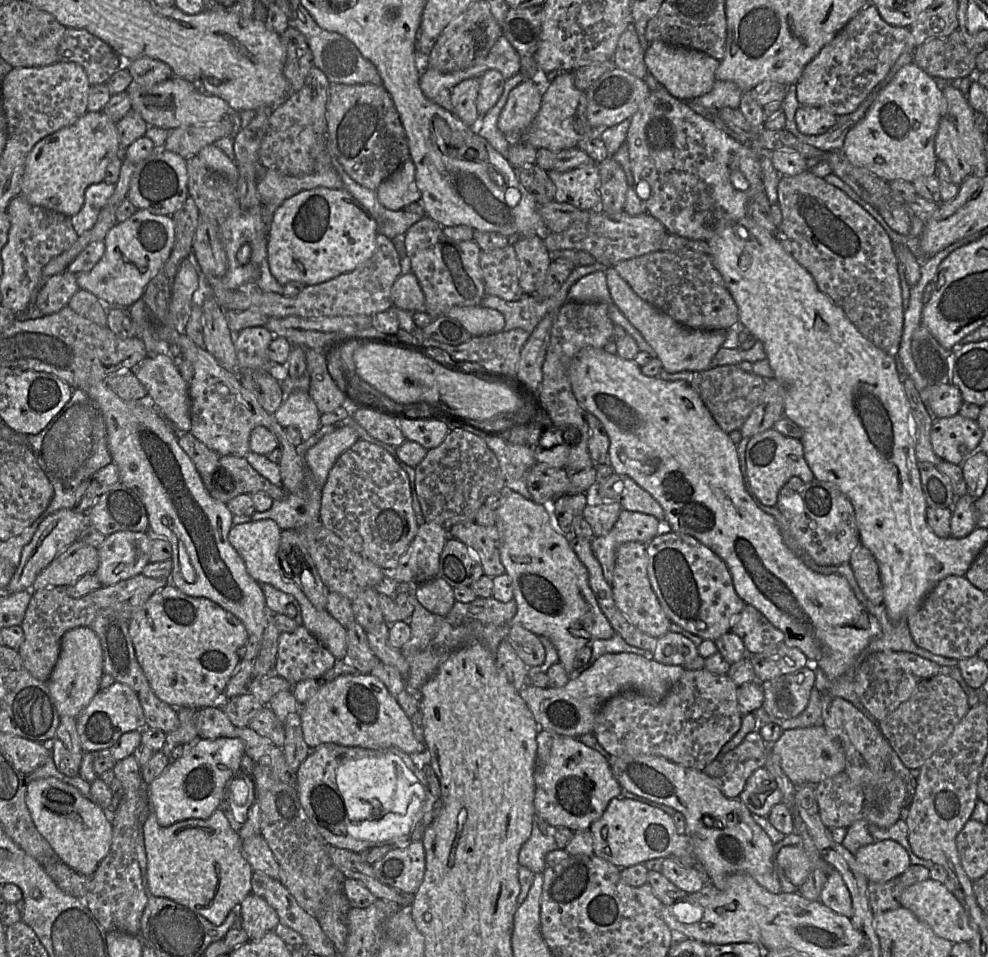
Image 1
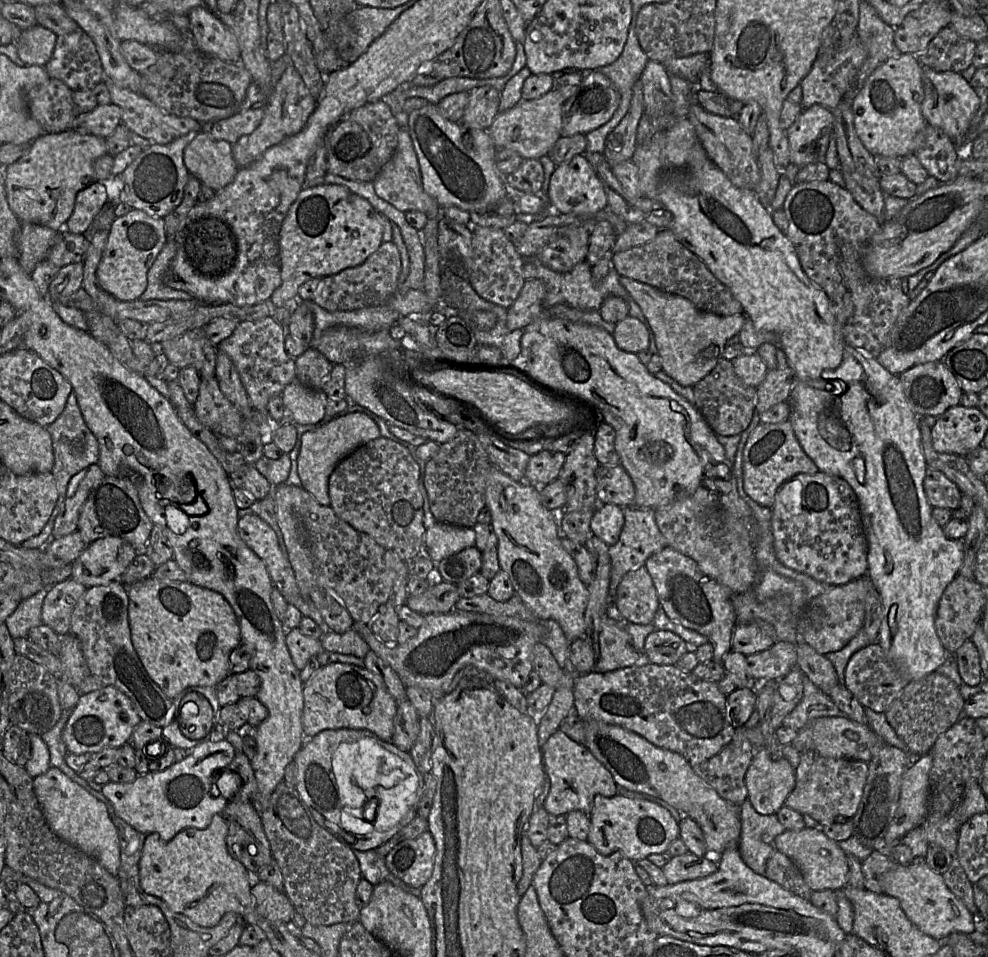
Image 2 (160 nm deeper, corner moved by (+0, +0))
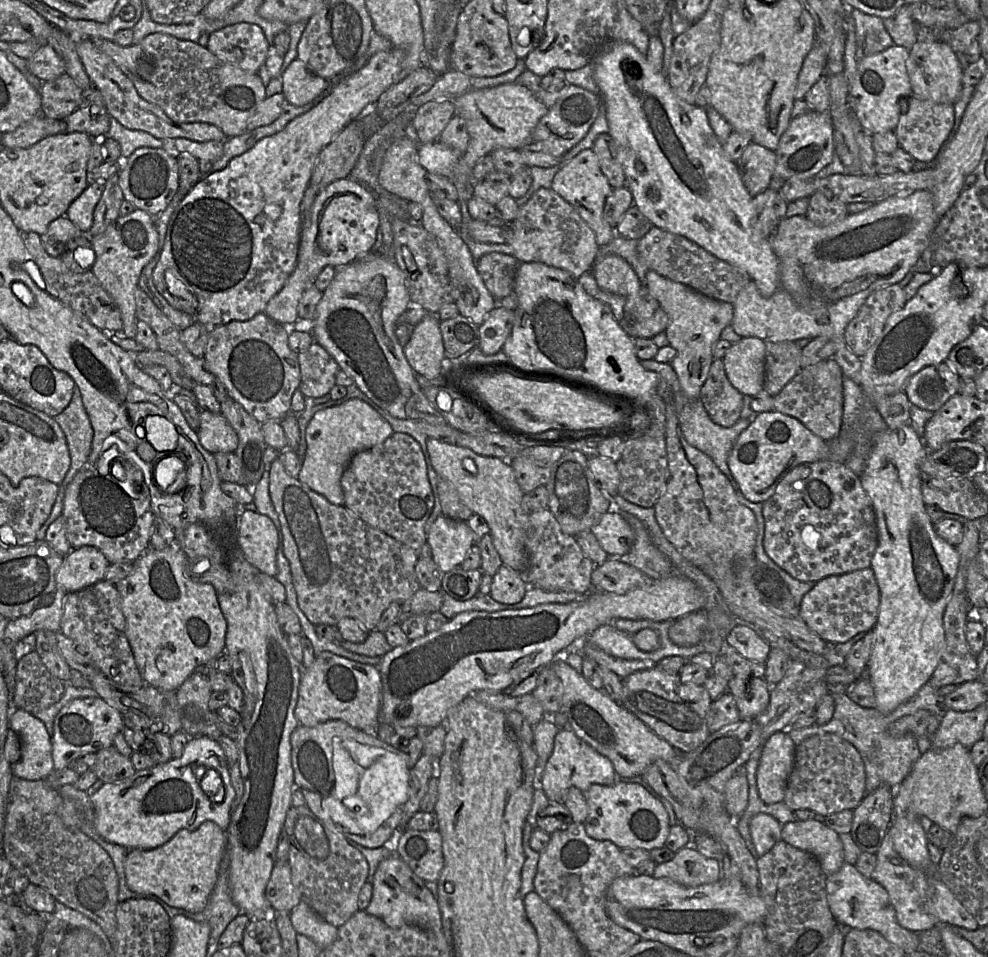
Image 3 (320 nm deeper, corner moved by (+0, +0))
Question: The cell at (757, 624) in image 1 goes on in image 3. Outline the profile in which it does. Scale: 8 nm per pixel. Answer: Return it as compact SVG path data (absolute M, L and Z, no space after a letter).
M738 622L726 637L729 647L748 659L766 663L770 653L770 645L752 627Z

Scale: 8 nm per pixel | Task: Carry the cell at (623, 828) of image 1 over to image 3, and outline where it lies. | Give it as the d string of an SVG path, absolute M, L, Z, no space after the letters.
M620 780L609 786L592 784L584 796L587 802L584 826L591 838L611 841L620 849L650 851L665 845L671 826L668 813L663 804L640 784Z

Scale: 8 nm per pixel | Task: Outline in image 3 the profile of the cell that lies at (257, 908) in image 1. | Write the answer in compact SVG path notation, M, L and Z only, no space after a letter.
M276 862L265 889L265 897L274 912L290 913L301 901L291 880L288 862Z

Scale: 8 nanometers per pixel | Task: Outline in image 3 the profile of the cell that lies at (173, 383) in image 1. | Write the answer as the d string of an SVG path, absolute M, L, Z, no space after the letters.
M135 209L132 213L117 218L102 233L91 237L91 244L95 252L95 262L91 271L120 310L123 322L121 335L134 339L138 321L135 314L135 293L139 288L140 274L158 249L158 232L154 217Z

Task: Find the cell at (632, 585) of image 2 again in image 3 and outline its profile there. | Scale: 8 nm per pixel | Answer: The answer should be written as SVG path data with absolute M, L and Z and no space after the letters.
M609 558L604 564L595 566L591 574L593 590L617 595L645 586L650 580L653 579L637 568L621 562L619 558Z

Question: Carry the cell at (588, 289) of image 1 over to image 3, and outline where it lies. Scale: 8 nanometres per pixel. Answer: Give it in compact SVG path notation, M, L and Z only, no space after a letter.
M584 149L567 163L560 165L560 169L552 181L551 189L576 209L594 231L599 247L611 242L616 234L616 227L612 227L604 219L603 210L606 198L611 194L613 188L601 171L598 158L592 149Z

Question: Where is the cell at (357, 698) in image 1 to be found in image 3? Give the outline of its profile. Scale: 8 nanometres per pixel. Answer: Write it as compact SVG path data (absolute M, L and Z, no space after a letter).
M322 652L311 666L302 668L294 716L305 727L342 720L353 728L376 735L381 701L382 682L377 667Z

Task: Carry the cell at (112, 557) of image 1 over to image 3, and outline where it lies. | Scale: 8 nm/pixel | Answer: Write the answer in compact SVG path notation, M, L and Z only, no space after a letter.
M93 546L72 549L56 573L56 587L67 592L90 587L103 580L109 565L103 553Z

